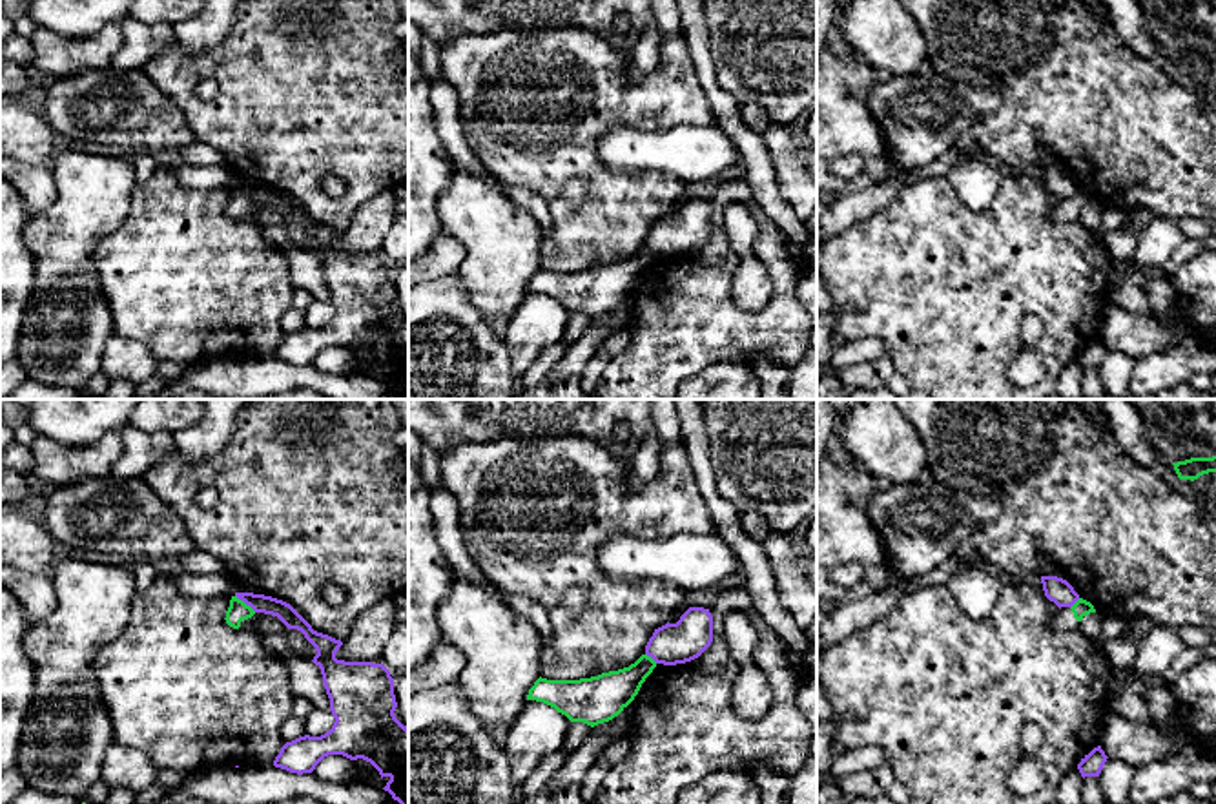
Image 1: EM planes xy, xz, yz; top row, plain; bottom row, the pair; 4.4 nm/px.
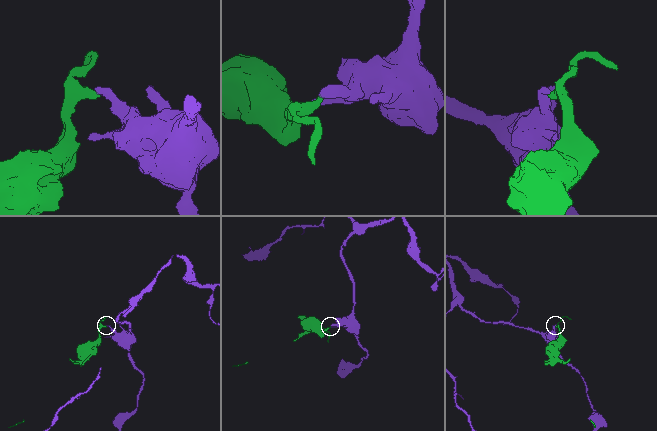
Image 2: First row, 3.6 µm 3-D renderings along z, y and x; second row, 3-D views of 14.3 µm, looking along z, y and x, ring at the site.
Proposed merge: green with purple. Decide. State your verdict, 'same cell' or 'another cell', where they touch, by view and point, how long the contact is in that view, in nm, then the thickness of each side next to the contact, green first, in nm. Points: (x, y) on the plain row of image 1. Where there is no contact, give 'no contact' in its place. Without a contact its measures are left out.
another cell | xy (245, 195) | 120 nm | 90/80 nm

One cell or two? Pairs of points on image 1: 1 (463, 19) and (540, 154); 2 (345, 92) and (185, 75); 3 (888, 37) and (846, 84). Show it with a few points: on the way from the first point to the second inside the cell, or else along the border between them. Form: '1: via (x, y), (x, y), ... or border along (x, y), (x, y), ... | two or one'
1: border along (515, 28), (463, 35), (440, 48) | two
2: via (305, 75), (268, 68), (225, 68) | one
3: border along (852, 50), (881, 73) | two

